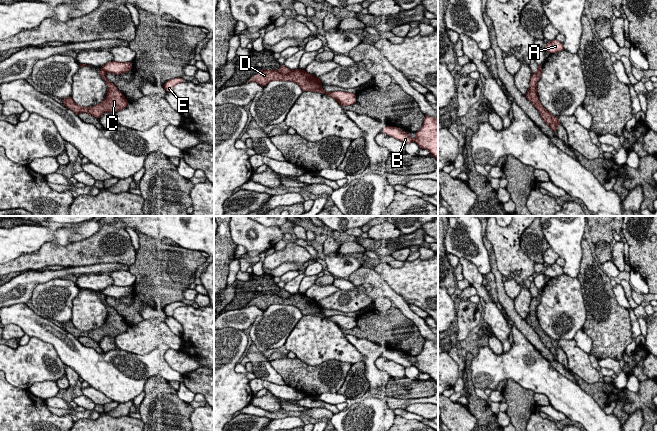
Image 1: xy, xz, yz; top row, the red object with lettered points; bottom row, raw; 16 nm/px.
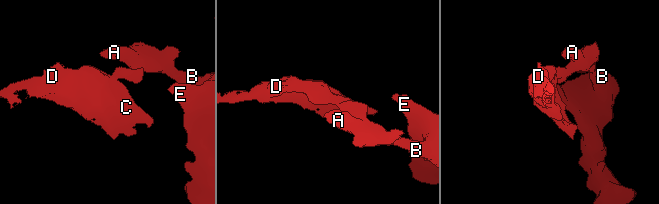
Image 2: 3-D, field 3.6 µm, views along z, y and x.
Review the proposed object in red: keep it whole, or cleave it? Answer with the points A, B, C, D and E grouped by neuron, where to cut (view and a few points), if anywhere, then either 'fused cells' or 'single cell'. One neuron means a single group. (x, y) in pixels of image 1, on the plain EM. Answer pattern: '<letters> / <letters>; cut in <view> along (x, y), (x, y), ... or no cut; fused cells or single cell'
A B E / C D; cut in xy along (101, 293), (105, 296); fused cells

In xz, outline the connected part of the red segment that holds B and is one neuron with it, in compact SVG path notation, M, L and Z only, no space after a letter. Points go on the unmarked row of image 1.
M424 339L423 350L416 355L416 361L413 363L407 359L406 355L401 355L397 351L386 350L381 354L403 367L416 366L420 373L426 373L438 384L438 342Z

